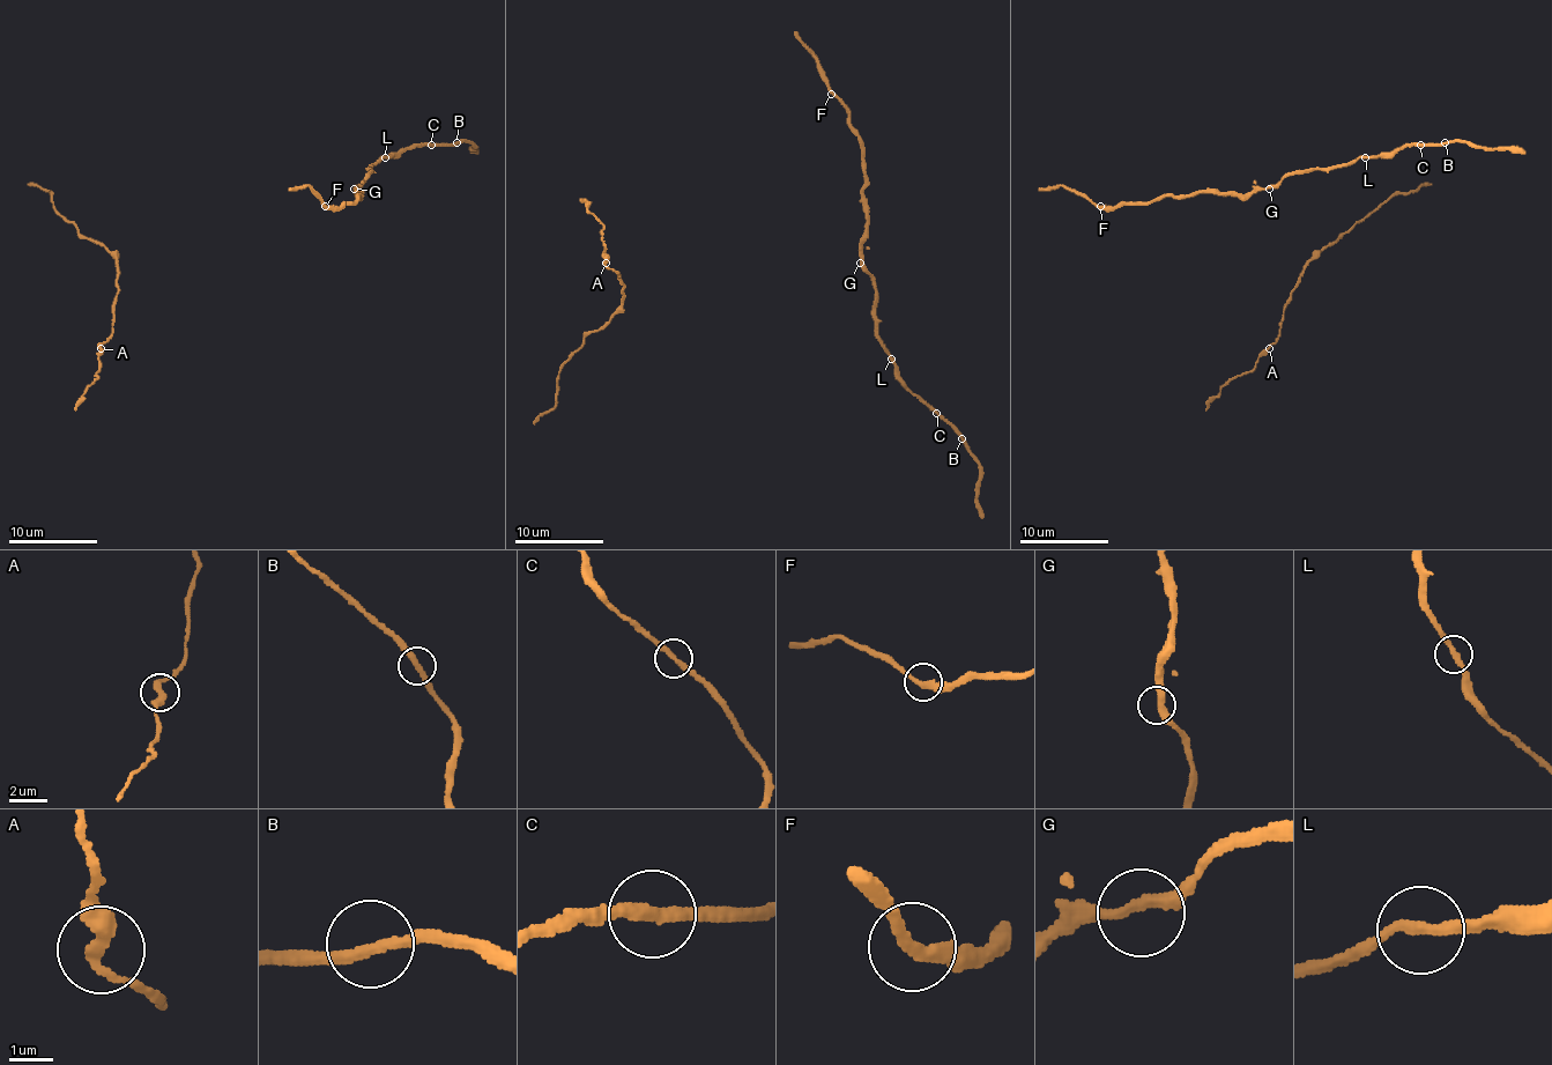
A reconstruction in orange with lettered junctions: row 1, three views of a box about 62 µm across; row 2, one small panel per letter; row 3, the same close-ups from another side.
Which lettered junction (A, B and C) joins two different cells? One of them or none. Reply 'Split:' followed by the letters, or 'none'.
Split: none

